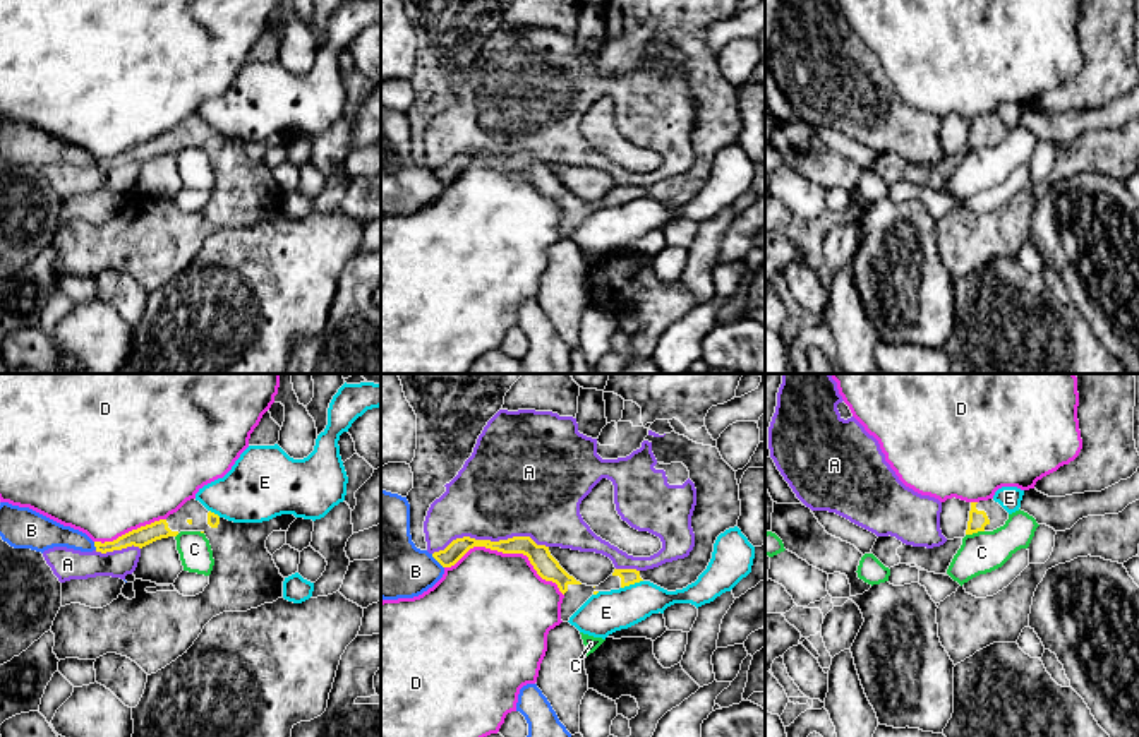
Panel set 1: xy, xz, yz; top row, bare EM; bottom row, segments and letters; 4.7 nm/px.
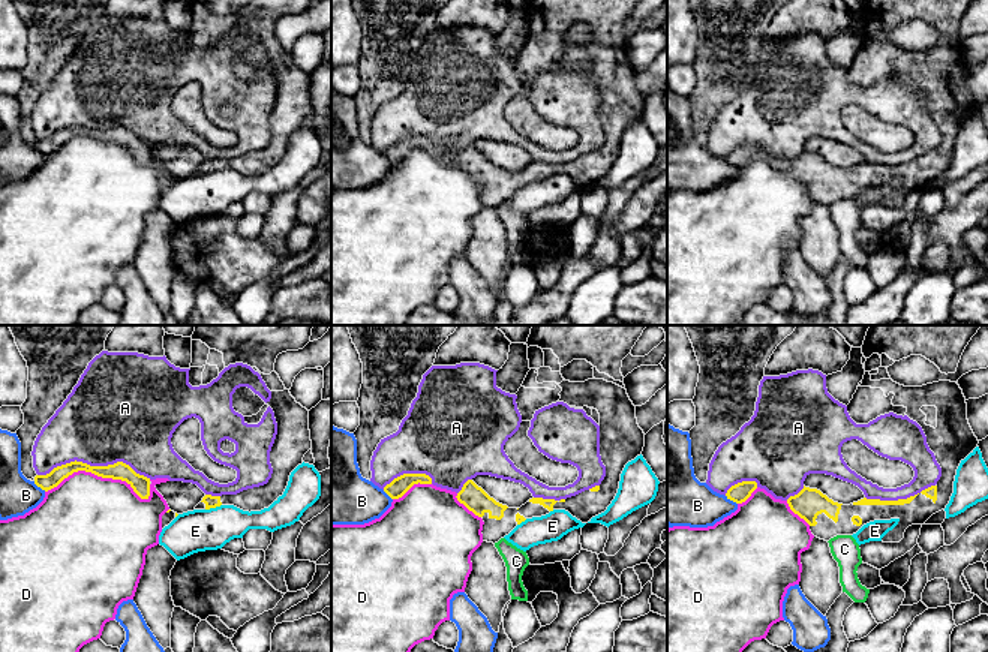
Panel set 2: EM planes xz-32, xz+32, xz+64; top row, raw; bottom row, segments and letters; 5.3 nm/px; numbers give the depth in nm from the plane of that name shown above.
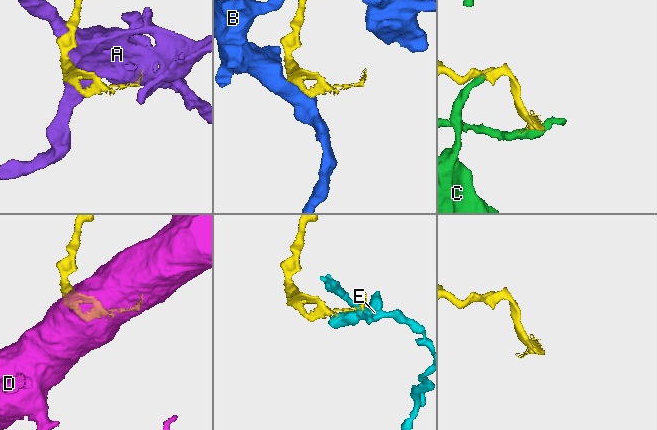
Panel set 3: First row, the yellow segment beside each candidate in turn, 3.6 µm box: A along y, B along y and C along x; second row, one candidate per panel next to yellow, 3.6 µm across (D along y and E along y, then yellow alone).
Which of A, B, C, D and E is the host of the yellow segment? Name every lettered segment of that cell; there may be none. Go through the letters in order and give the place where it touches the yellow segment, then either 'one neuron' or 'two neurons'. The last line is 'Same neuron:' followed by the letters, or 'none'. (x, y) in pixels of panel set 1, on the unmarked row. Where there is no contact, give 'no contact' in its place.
A: meets yellow in xz at (489, 156); two neurons
B: meets yellow in xz at (436, 175); two neurons
C: meets yellow in yz at (975, 148); two neurons
D: meets yellow in xz at (508, 168); two neurons
E: meets yellow in xz at (632, 199); two neurons
Same neuron: none

